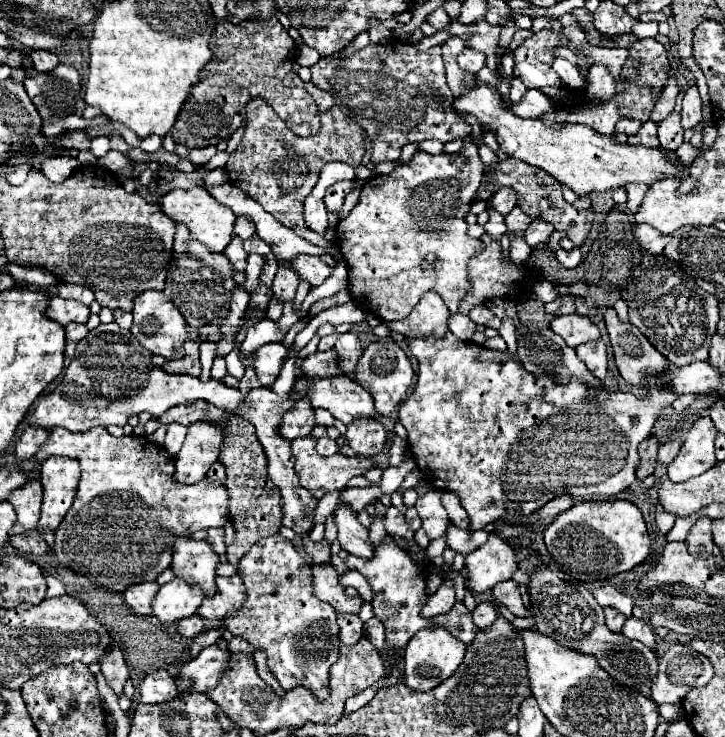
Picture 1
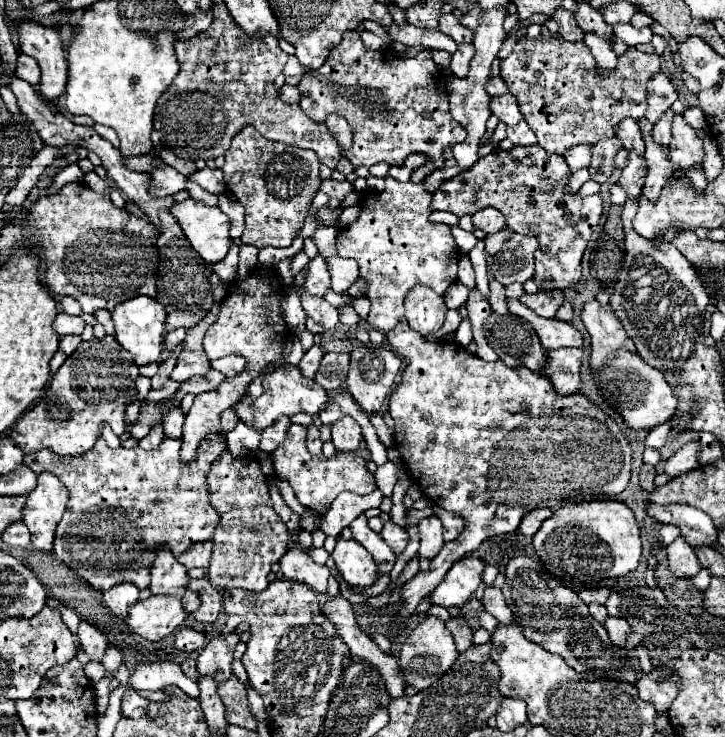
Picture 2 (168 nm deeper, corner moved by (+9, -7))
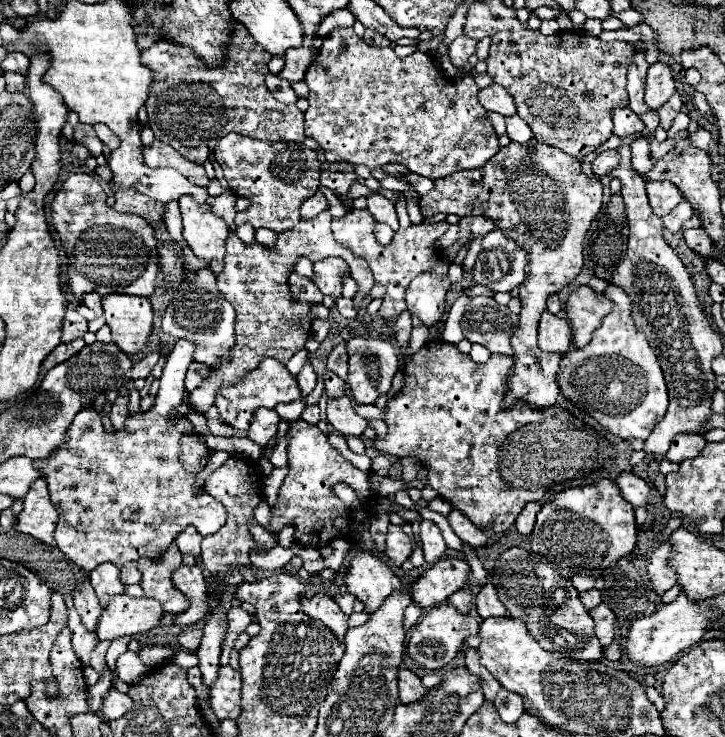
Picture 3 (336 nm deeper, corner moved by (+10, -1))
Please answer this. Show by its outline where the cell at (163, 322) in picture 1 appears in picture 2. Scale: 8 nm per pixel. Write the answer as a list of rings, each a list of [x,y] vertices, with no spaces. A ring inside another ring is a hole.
[[[136,296],[130,298],[122,304],[118,304],[112,310],[112,320],[114,320],[114,338],[118,340],[118,344],[128,350],[134,358],[136,364],[150,364],[150,362],[158,362],[158,358],[164,352],[164,330],[166,330],[166,312],[162,308],[162,304],[158,304],[156,298],[148,298],[148,296]]]

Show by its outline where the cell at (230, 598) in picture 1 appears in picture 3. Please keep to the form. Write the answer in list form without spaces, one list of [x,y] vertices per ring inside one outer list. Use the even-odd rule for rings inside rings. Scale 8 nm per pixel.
[[[181,566],[179,570],[173,572],[173,584],[191,602],[187,612],[183,612],[175,618],[175,624],[189,626],[189,624],[205,618],[209,612],[209,588],[207,588],[209,582],[205,580],[203,570],[199,566]]]

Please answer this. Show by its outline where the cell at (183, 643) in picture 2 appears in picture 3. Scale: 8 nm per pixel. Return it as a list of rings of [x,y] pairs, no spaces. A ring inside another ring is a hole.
[[[183,628],[177,634],[177,642],[181,644],[181,648],[185,648],[189,652],[195,652],[197,646],[201,644],[201,630],[199,628]]]

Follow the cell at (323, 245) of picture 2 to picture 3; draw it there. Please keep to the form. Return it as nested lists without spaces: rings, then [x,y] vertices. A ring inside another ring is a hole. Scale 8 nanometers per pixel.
[[[329,210],[321,212],[313,220],[299,222],[293,230],[287,230],[279,234],[279,240],[273,248],[265,248],[261,244],[245,246],[235,234],[229,234],[227,238],[227,254],[225,254],[225,268],[217,278],[217,286],[221,294],[233,304],[237,318],[235,318],[235,346],[231,350],[231,362],[219,368],[211,370],[211,376],[203,380],[199,388],[195,388],[189,394],[191,408],[199,414],[205,414],[213,402],[215,394],[223,386],[231,386],[239,378],[245,378],[249,370],[257,368],[257,362],[261,358],[277,358],[279,362],[287,364],[289,358],[305,348],[305,340],[311,334],[311,314],[309,314],[309,304],[305,302],[295,302],[289,292],[289,270],[297,264],[301,256],[311,258],[313,262],[323,260],[327,257],[340,257],[353,266],[353,278],[357,282],[359,291],[353,298],[355,308],[361,308],[363,298],[369,294],[374,285],[374,277],[367,266],[365,260],[359,260],[353,256],[345,246],[339,246],[331,231],[331,214]]]

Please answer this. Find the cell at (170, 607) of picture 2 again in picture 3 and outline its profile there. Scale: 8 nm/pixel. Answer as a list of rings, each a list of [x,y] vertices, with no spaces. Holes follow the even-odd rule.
[[[127,594],[113,596],[95,630],[99,640],[115,640],[149,632],[161,624],[165,612],[155,598],[133,598]]]

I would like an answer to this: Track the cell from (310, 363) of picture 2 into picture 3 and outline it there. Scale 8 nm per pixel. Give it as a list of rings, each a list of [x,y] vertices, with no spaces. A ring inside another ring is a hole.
[[[307,358],[307,362],[303,364],[301,372],[297,374],[297,384],[299,384],[301,392],[303,392],[303,398],[305,398],[305,396],[315,388],[315,384],[317,384],[317,374],[315,374],[309,358]]]

